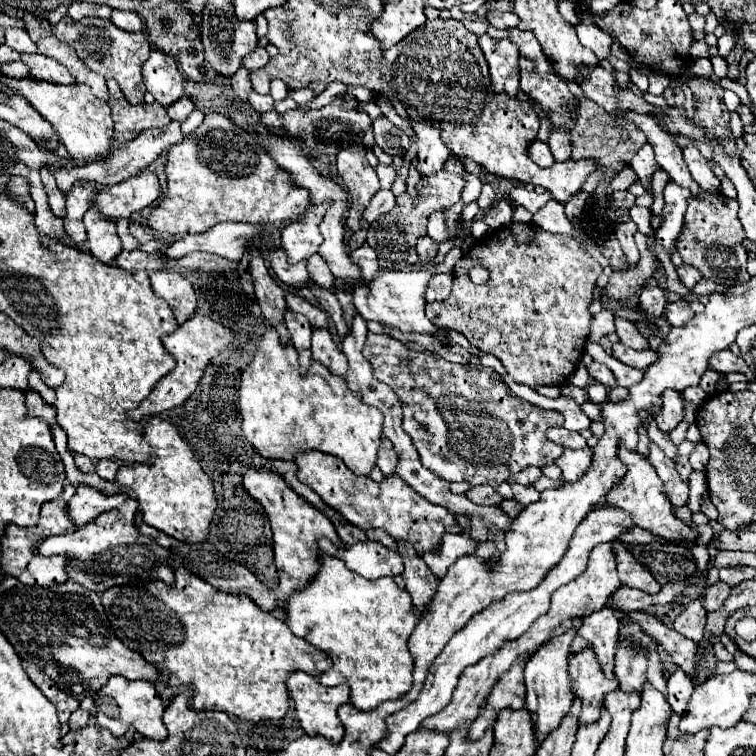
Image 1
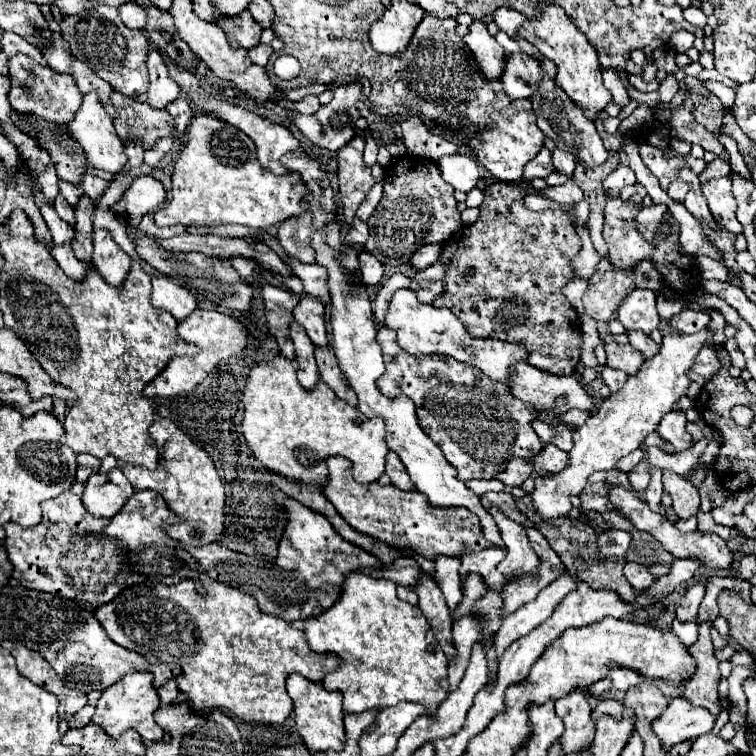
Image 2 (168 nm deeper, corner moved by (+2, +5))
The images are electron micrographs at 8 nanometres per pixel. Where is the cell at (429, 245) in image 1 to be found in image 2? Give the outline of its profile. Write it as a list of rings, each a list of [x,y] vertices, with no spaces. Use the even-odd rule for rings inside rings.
[[[426,244],[426,246],[422,246],[422,248],[412,256],[412,266],[416,266],[418,270],[428,268],[432,262],[438,260],[440,250],[442,250],[442,244]]]

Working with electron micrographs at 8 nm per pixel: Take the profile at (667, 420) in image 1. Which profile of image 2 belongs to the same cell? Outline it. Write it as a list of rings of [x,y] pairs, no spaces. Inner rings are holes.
[[[682,410],[668,412],[658,426],[658,434],[668,440],[676,450],[688,450],[692,446],[692,438],[686,432],[686,416]]]

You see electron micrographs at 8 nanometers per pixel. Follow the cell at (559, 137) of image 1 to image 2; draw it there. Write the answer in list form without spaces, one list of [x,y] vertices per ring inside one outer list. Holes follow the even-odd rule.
[[[556,148],[556,150],[552,152],[552,160],[554,160],[554,168],[556,168],[558,172],[572,176],[574,166],[576,166],[576,158],[572,156],[572,152],[566,152],[566,150]]]

